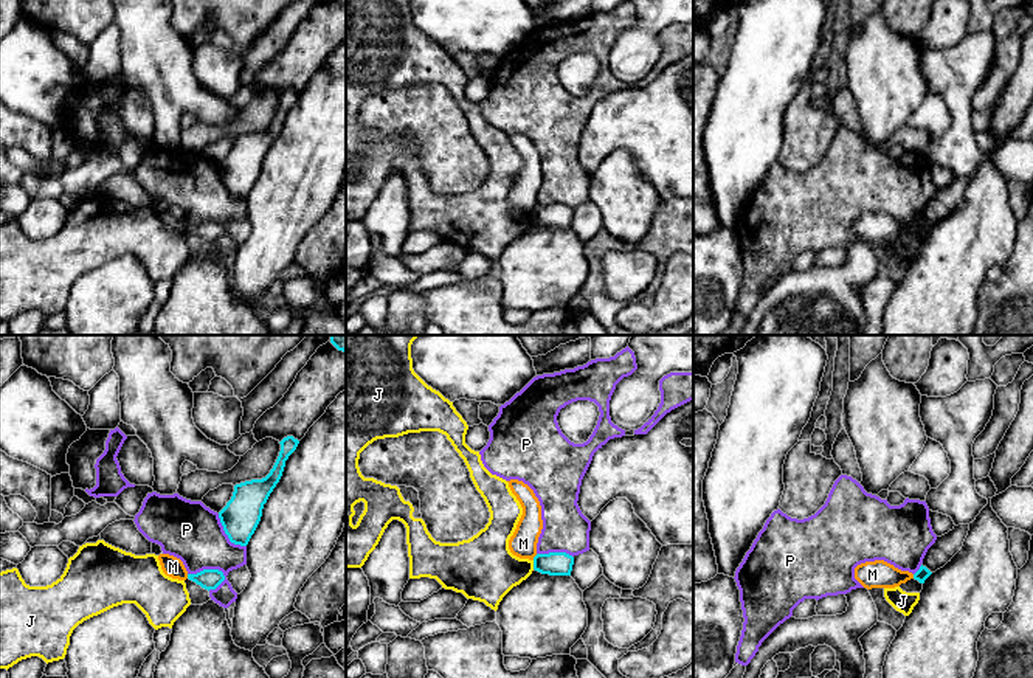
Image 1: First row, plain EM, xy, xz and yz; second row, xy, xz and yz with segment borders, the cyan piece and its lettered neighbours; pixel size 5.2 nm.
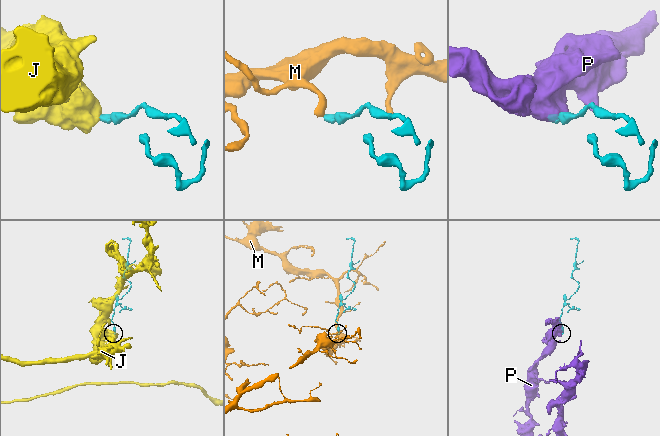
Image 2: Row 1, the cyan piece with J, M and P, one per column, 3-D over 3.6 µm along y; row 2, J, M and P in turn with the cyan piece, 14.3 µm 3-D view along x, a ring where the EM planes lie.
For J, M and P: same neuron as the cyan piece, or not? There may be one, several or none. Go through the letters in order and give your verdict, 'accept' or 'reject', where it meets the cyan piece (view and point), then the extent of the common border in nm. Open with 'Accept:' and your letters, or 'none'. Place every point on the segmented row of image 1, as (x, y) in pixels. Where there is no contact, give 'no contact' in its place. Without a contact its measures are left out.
Accept: none
J: reject; meets cyan in xz at (534, 565); contact 50 nm long
M: reject; meets cyan in xz at (534, 557); contact 40 nm long
P: reject; meets cyan in xy at (208, 570); contact 200 nm long

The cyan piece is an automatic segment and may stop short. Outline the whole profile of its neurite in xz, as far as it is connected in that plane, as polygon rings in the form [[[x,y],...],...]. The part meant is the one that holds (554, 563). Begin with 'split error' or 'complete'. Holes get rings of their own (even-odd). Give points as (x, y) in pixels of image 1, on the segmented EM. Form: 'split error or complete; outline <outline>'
complete; outline [[[566,552],[537,554],[534,569],[549,576],[571,576],[574,557]]]

